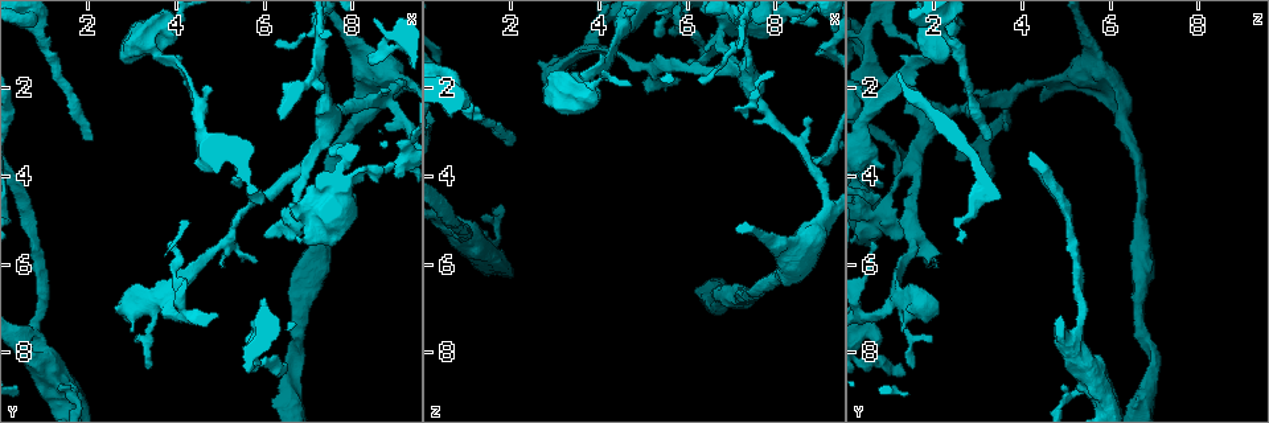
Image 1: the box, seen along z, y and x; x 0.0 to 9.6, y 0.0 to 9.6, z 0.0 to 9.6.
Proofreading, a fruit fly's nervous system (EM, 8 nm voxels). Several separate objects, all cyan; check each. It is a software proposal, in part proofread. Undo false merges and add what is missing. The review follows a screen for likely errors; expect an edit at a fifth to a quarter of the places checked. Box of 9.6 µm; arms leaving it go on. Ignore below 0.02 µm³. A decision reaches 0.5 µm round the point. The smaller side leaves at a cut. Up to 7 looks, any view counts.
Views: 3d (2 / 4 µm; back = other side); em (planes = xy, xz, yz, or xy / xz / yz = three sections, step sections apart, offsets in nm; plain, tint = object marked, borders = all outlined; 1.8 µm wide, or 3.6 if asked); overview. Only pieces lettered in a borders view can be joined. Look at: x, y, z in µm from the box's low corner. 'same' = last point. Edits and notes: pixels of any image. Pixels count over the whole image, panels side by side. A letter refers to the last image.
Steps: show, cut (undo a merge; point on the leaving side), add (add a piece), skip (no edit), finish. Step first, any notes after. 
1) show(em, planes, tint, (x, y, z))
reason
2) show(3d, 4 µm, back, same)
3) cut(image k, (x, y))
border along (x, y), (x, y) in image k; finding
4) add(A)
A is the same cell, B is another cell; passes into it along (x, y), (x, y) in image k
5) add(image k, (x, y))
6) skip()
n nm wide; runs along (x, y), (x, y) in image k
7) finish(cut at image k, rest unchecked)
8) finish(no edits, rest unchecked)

show(em, xz, step 16, borders, (9.15, 3.65, 1.20))
sharp bend

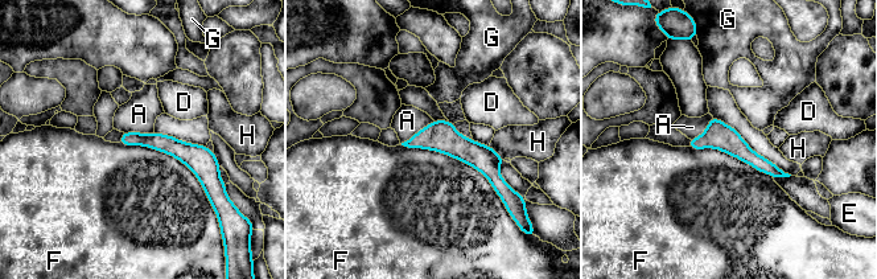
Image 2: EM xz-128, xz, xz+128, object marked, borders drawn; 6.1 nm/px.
show(em, planes, borders, same)
cut it another way

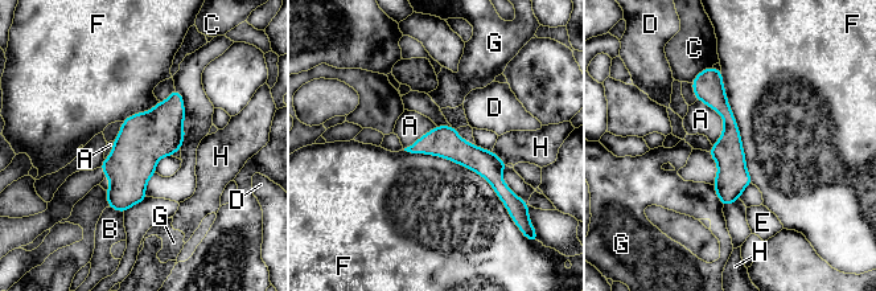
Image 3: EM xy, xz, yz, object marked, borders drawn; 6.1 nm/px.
skip()
A, B, C, D, E, F, G and H are other cells; border along (720, 72), (752, 183) in image 3; all the same neuron

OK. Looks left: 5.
show(3d, 4 µm, (5.60, 7.75, 0.65))
free end

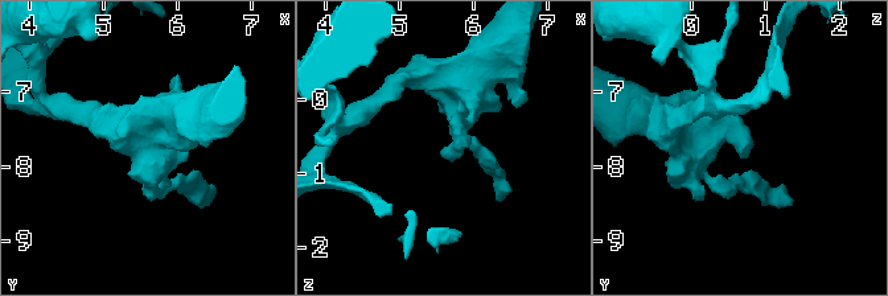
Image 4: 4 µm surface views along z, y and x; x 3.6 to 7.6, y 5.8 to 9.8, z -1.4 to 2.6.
show(em, xz, step 8, tint, (5.65, 7.80, 0.65))
need the tissue

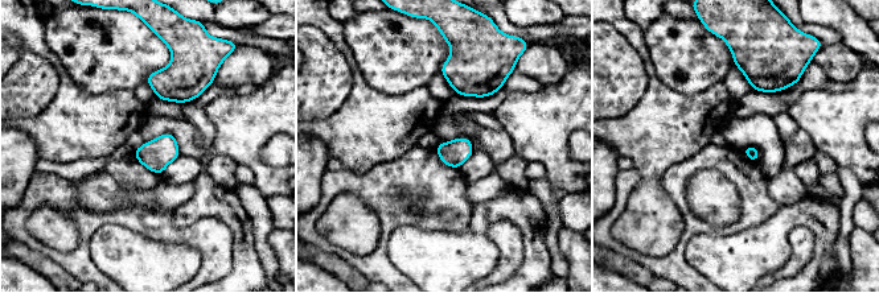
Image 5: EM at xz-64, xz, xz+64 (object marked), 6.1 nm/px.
show(em, planes, borders, same)

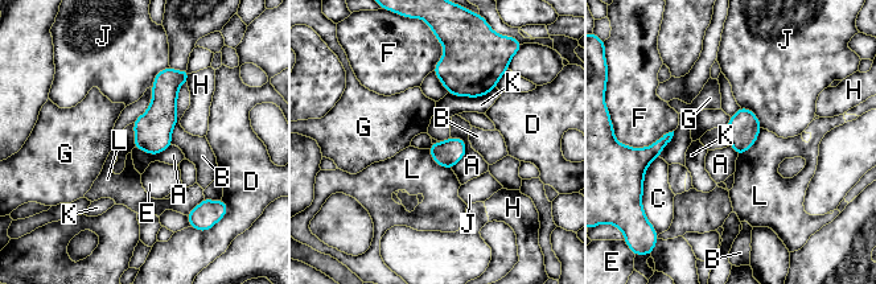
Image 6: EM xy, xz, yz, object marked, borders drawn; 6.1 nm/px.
skip()
A, B, C, D, E, F, G, H, J, K and L are other cells; border along (459, 136), (465, 155), (452, 169) in image 6; no lettered piece goes on from it

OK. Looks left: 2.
show(3d, 4 µm, (0.85, 7.90, 5.35))
calibre changes

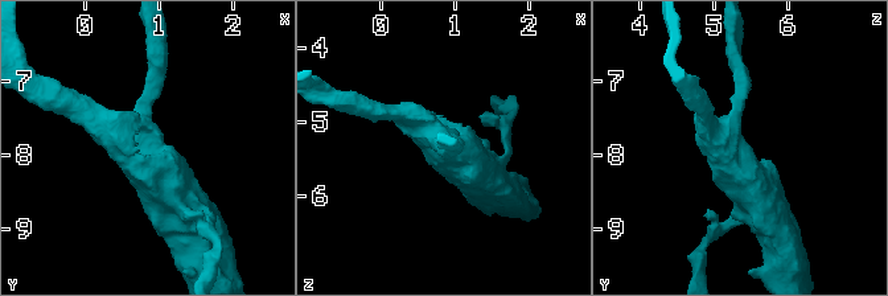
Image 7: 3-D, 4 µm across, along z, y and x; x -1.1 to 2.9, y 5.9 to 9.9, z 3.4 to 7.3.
show(em, 3.6 µm, planes, borders, (0.85, 7.85, 5.30))
3 arms; arms of 200, 300, 550 nm

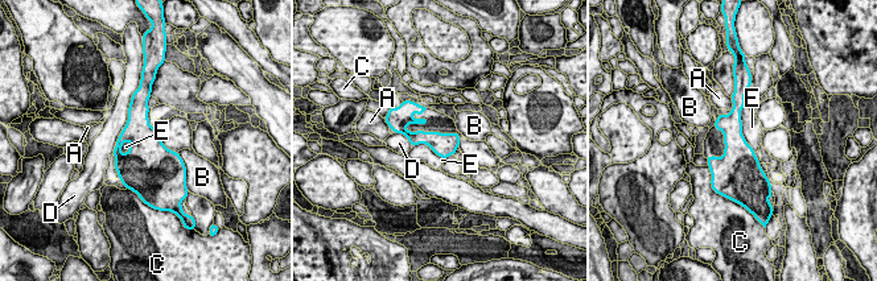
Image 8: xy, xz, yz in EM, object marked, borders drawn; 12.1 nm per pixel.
skip()
280 nm wide; D touches over 700 nm; A, B, C, D and E are other cells; all the same neuron

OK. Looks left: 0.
finish(no edits, rest unchecked)

